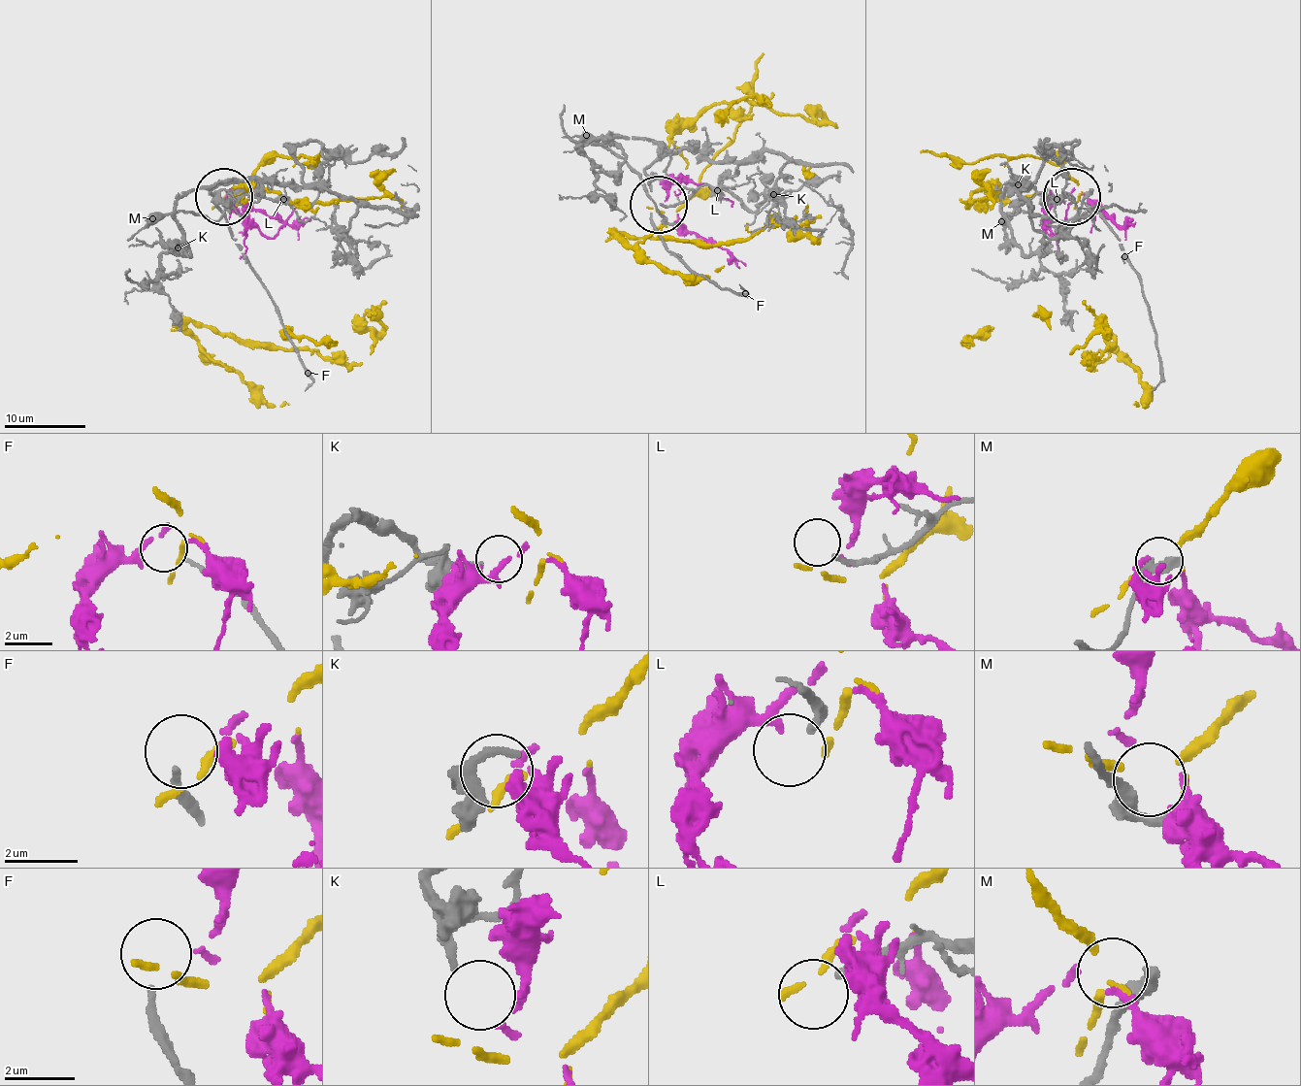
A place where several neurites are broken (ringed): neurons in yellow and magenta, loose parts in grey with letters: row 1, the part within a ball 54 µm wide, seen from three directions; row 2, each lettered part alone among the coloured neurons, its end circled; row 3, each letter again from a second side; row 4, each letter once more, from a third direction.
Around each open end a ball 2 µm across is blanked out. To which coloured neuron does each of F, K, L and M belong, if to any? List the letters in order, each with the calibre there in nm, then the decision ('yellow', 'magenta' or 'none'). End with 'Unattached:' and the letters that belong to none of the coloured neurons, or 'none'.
F: 180 nm | none
K: 280 nm | magenta
L: 220 nm | none
M: 400 nm | none
Unattached: F, L, M

